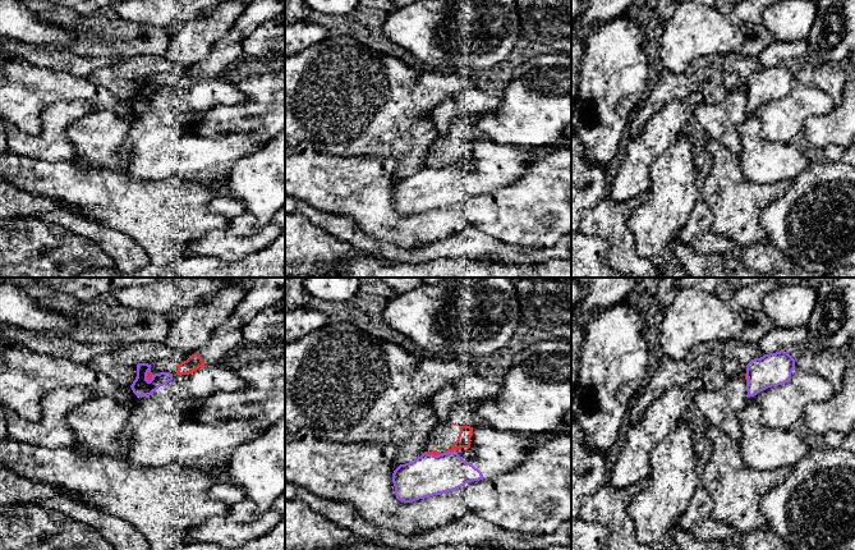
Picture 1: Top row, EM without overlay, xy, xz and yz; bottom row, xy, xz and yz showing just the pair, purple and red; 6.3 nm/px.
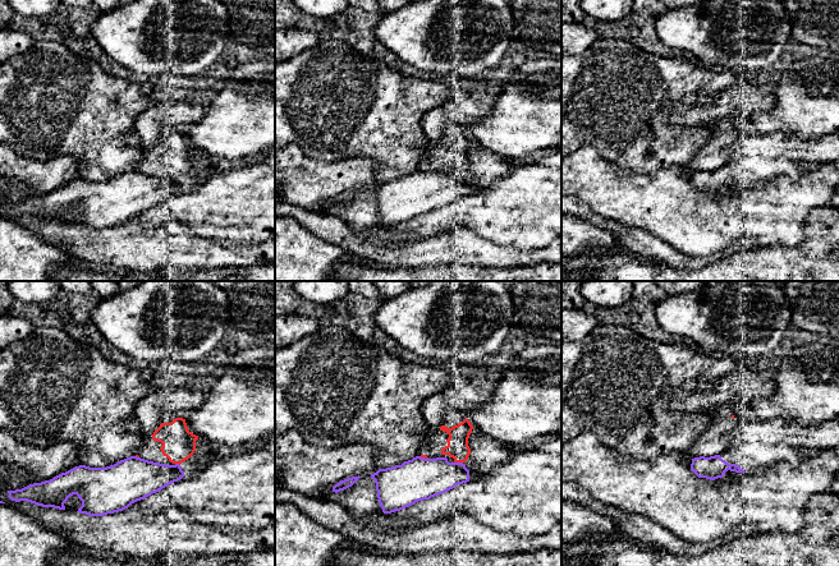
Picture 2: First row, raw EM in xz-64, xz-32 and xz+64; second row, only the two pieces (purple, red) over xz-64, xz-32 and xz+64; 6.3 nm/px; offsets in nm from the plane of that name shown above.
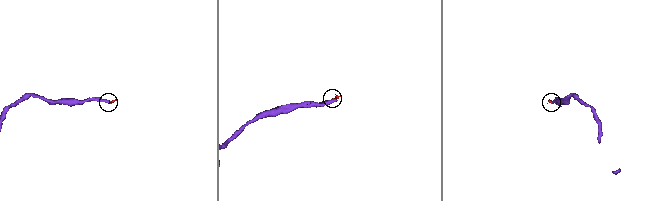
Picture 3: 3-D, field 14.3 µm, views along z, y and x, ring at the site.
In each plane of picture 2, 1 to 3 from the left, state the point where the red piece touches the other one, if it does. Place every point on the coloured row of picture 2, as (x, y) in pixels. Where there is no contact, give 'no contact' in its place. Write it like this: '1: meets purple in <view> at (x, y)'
1: meets purple in xz-64 at (178, 464)
2: meets purple in xz-32 at (458, 463)
3: no contact

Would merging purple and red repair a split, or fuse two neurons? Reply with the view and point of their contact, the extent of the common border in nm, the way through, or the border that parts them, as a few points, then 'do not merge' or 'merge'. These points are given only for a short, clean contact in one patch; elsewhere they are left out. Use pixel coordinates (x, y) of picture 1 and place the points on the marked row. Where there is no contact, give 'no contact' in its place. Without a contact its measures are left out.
meets purple in xz at (450, 452); contact 80 nm long; border along xz (455, 449), (445, 453); do not merge

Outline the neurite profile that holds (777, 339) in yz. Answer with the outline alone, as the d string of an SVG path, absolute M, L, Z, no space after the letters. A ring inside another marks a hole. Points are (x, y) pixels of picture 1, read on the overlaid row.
M773 327L763 336L758 345L764 354L783 350L791 345L799 345L809 338L809 330L805 329L778 329Z

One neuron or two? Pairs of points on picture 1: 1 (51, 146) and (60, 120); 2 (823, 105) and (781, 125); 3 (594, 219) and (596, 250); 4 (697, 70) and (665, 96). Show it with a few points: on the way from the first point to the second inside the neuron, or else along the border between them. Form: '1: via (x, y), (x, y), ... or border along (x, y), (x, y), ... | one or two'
1: via (53, 140), (54, 127) | one
2: via (813, 105), (798, 109), (791, 115) | one
3: border along (584, 233), (606, 242), (608, 264) | two
4: via (689, 78), (683, 85), (672, 88) | one

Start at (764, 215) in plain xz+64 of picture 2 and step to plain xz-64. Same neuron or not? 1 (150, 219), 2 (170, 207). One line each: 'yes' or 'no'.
1: yes
2: yes

